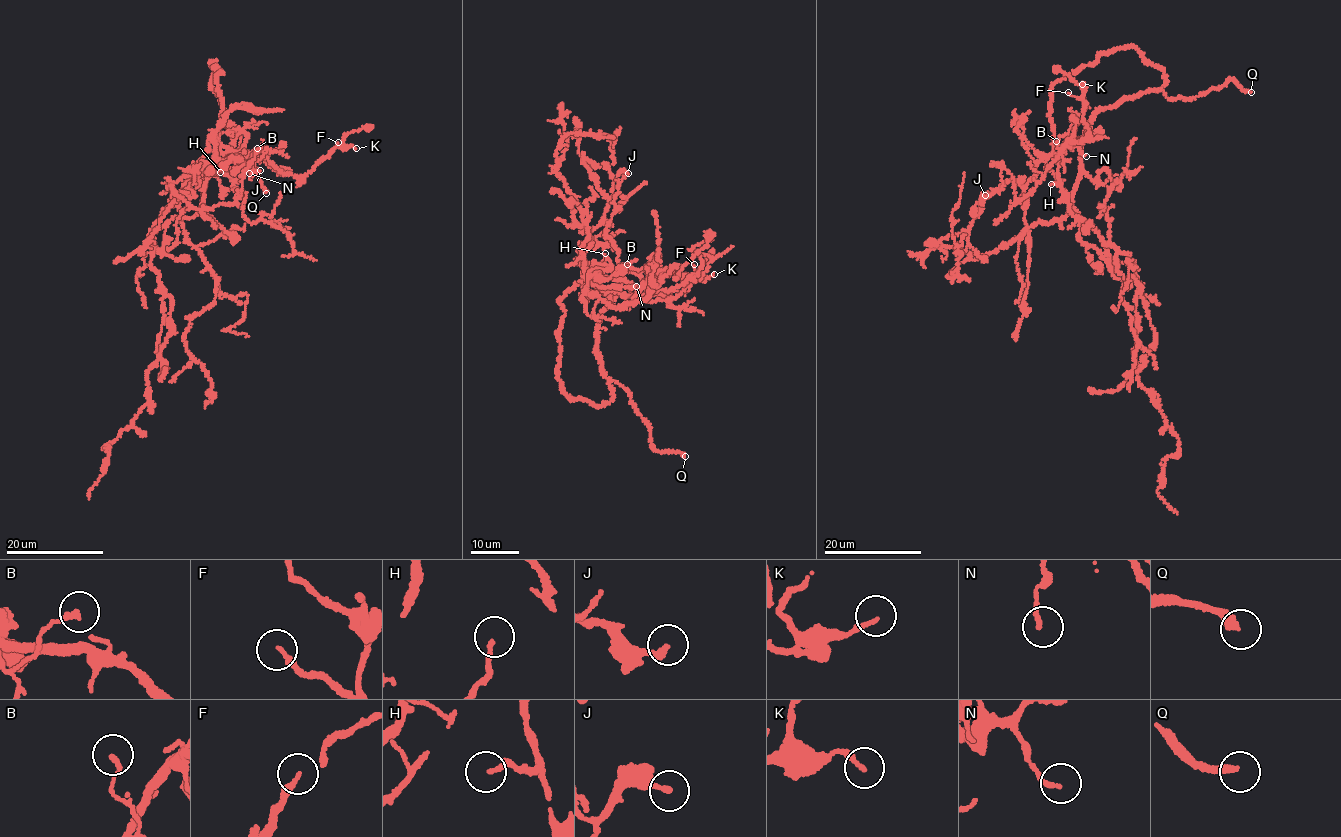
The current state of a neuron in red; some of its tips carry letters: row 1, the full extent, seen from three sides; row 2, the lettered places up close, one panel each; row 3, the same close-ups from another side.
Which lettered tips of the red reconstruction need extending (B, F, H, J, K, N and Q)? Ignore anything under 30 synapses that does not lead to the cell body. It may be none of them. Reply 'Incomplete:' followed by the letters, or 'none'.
Incomplete: F, Q

